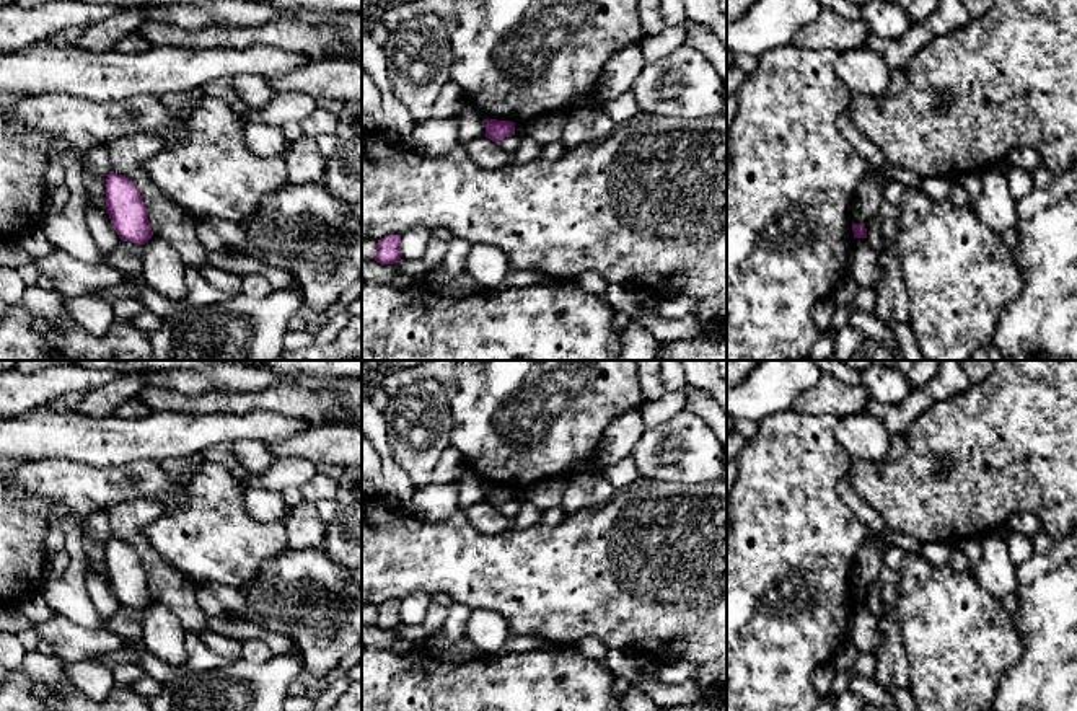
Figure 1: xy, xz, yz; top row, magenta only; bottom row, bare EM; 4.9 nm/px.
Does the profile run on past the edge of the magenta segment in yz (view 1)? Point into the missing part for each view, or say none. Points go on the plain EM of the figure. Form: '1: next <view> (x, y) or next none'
1: next none

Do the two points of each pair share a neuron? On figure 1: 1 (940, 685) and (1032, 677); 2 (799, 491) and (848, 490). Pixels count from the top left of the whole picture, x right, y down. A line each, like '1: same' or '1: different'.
1: different
2: different

